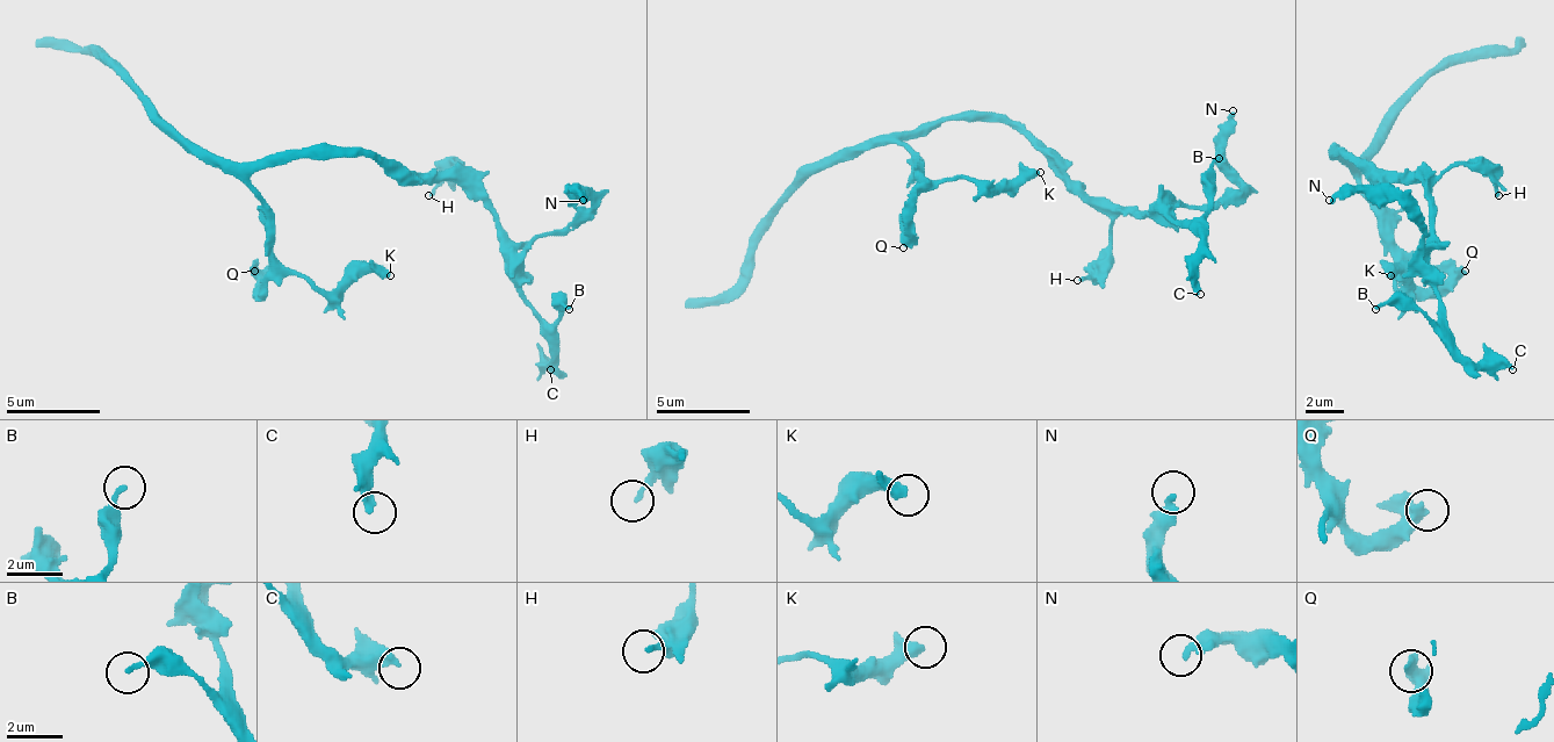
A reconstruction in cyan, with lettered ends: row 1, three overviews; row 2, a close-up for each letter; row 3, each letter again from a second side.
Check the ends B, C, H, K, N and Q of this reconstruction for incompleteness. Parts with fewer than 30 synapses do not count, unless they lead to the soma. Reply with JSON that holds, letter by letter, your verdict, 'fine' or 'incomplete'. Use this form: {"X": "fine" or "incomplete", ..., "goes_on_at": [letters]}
{"B": "fine", "C": "fine", "H": "fine", "K": "fine", "N": "fine", "Q": "fine", "goes_on_at": []}

